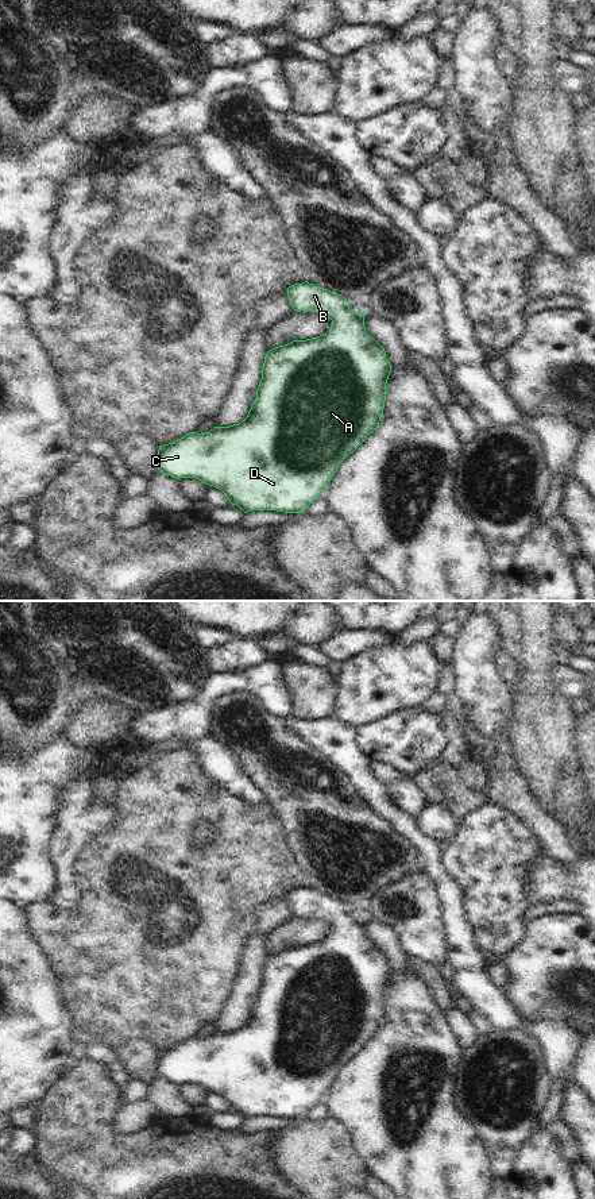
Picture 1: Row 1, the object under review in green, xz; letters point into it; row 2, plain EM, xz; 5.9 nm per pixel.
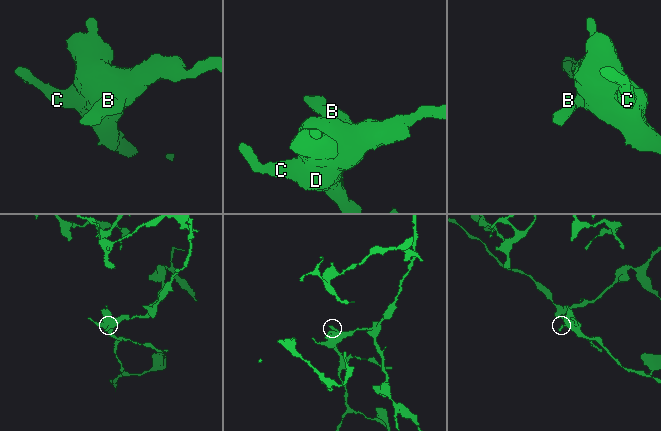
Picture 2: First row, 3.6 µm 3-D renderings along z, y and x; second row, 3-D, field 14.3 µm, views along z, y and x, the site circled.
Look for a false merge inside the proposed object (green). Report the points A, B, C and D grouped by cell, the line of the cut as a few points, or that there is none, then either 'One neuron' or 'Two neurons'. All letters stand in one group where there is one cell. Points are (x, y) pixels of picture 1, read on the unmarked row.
Groups: A B C D. No split. One neuron

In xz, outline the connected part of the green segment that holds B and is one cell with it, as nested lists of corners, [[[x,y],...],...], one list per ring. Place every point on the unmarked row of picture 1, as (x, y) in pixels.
[[[308,886],[289,891],[287,901],[295,917],[313,915],[327,920],[332,925],[331,933],[317,942],[293,945],[267,956],[256,1003],[242,1028],[215,1032],[201,1040],[190,1037],[173,1048],[159,1050],[158,1055],[159,1077],[175,1084],[196,1083],[220,1094],[229,1107],[244,1118],[305,1117],[321,1100],[339,1069],[378,1033],[385,1014],[391,969],[385,953],[366,937],[364,918],[352,917],[349,907],[341,899]]]

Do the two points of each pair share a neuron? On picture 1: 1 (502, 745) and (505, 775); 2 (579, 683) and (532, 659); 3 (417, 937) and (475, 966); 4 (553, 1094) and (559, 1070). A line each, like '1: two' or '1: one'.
1: one
2: two
3: two
4: two

